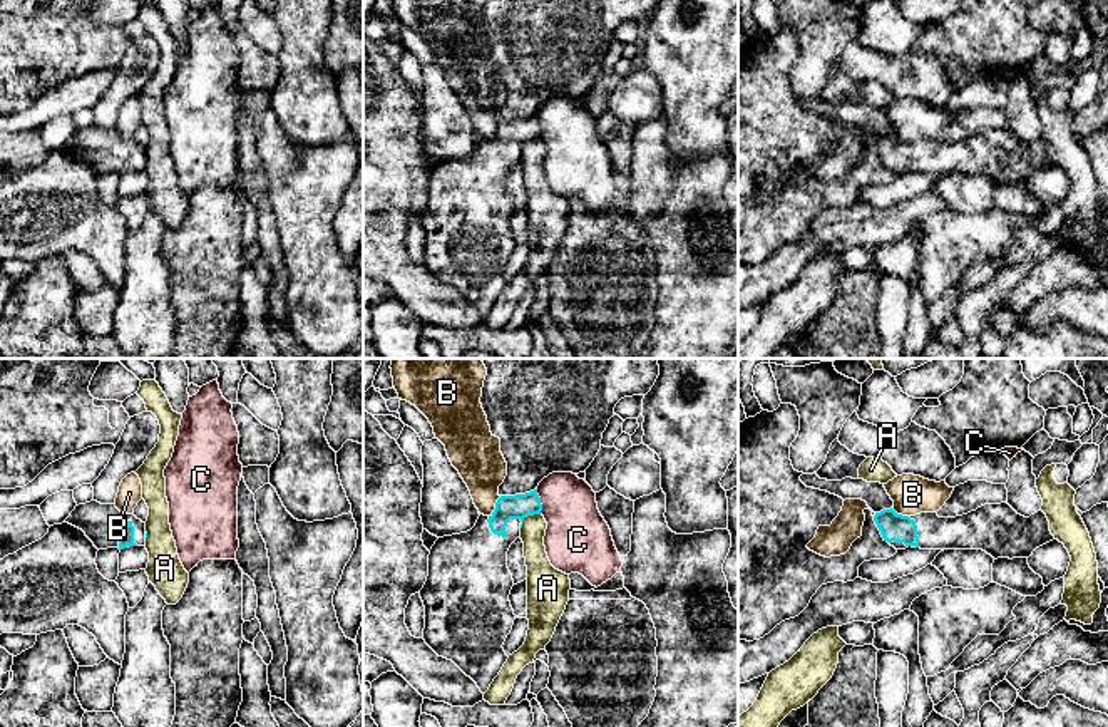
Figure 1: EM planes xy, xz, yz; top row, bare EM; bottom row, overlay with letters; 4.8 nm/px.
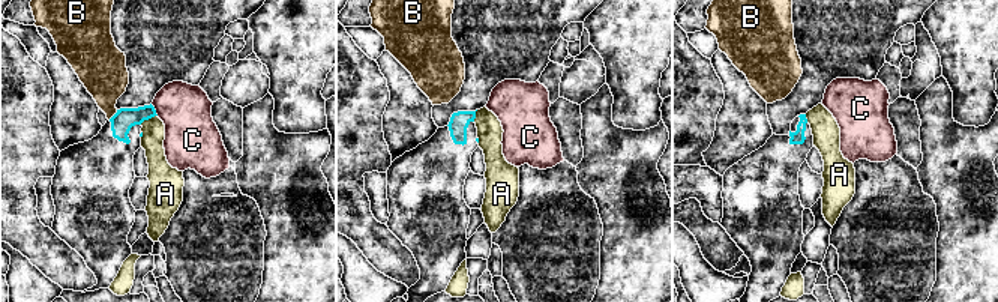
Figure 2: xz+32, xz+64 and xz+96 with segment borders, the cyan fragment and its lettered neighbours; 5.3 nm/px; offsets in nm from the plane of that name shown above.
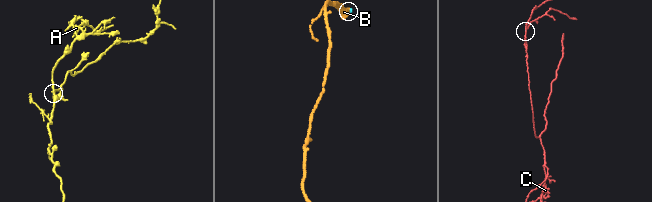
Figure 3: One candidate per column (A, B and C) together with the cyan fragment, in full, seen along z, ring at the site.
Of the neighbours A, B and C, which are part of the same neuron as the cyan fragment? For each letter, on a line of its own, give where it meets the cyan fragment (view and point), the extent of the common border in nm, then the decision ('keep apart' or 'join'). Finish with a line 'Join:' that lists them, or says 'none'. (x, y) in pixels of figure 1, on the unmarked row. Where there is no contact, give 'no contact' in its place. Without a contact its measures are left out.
A: contact xz (529, 139); length 100 nm; keep apart
B: contact xz (496, 131); length 120 nm; keep apart
C: contact xz (539, 126); length 120 nm; keep apart
Join: none

